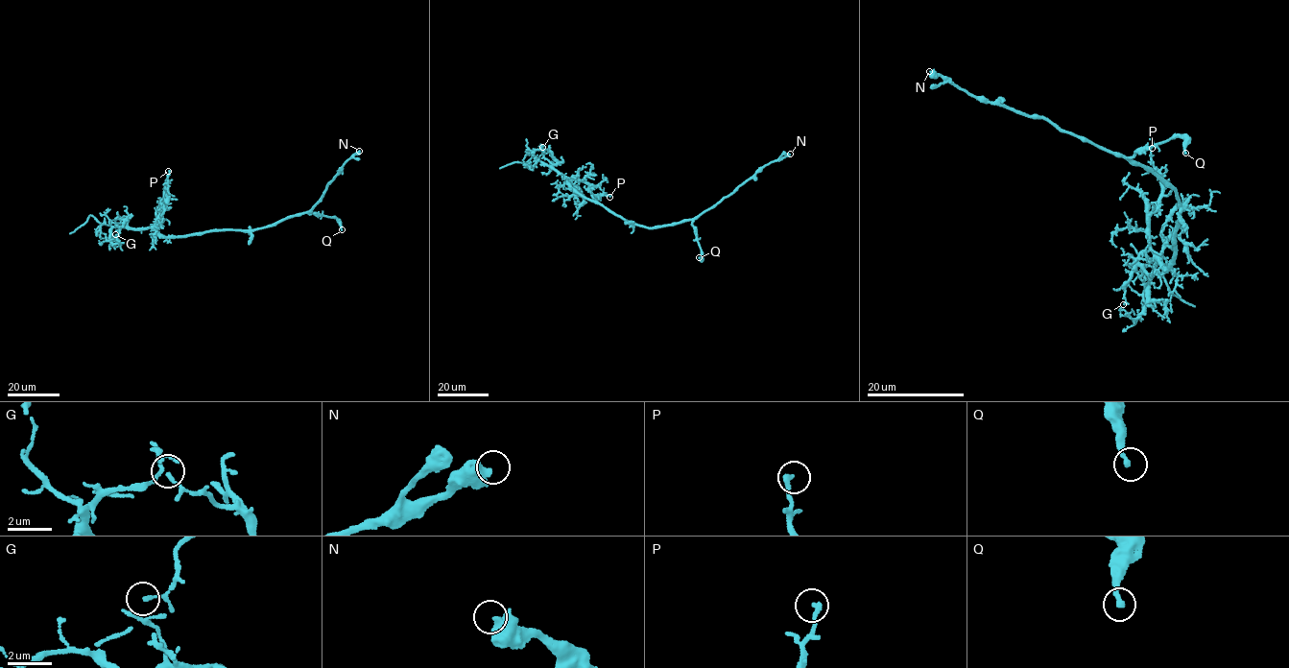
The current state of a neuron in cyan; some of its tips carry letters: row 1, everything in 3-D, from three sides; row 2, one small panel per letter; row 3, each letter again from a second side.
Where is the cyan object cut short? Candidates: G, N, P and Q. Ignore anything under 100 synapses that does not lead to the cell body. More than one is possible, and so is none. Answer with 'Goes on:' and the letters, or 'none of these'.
Goes on: none of these

